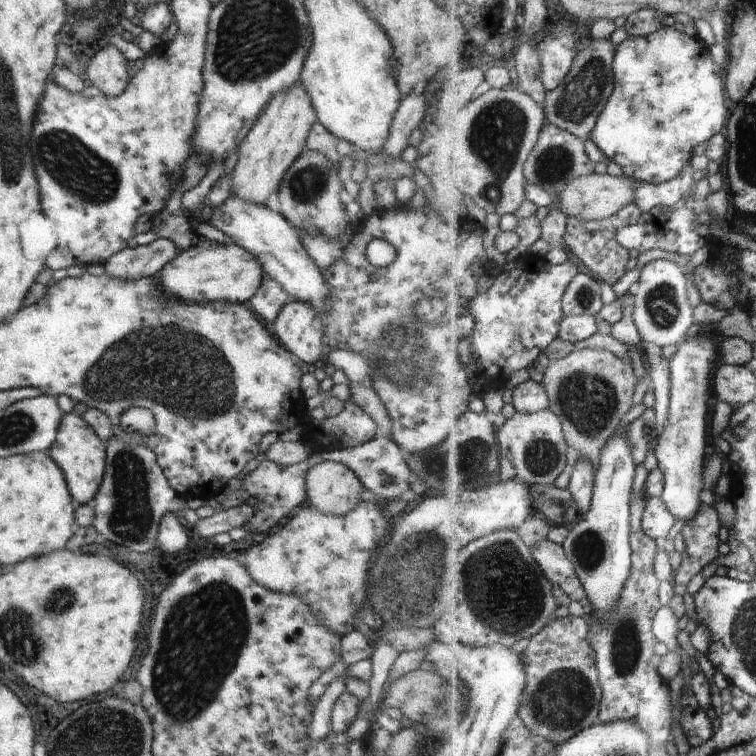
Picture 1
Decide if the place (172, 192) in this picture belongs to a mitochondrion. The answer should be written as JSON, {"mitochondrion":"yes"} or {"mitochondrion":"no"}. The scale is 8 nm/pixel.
{"mitochondrion":"no"}

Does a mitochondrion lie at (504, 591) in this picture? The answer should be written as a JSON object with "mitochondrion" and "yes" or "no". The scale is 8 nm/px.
{"mitochondrion":"yes"}

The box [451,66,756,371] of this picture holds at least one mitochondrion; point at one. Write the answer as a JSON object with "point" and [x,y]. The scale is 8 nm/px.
{"point":[498,129]}

